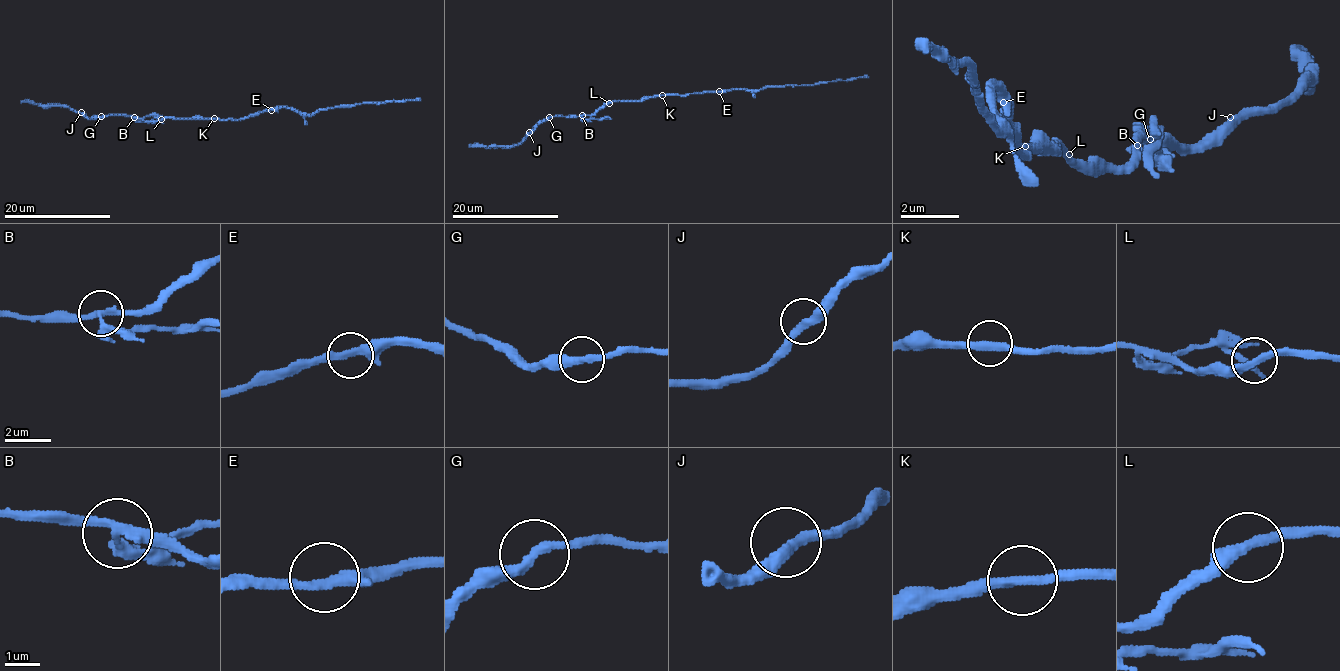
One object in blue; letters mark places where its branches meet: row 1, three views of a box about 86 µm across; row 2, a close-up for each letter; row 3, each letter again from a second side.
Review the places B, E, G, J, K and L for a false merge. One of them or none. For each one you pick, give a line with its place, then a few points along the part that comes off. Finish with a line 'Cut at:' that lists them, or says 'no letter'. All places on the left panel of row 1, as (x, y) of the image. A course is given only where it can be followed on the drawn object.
B: Place: (134, 117). Course of the part to remove: (134, 118), (137, 120), (155, 115), (163, 123)
Cut at: B

